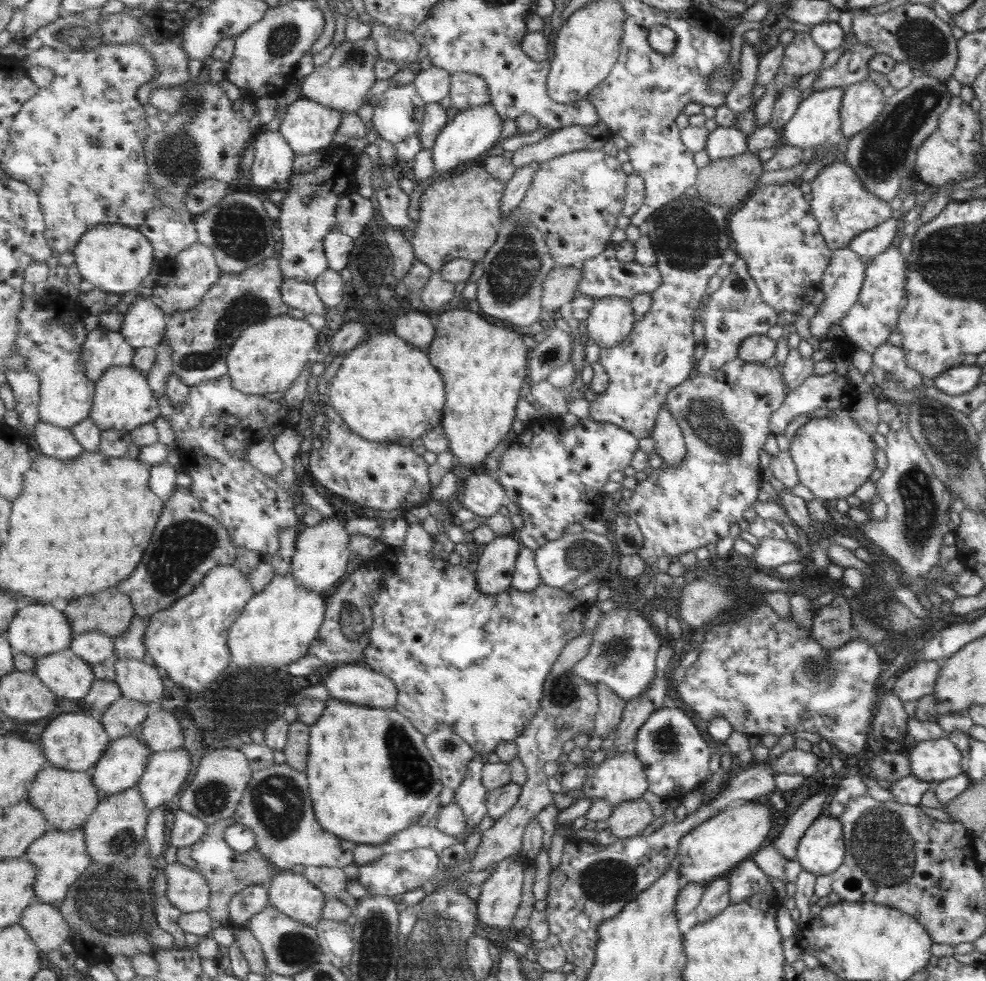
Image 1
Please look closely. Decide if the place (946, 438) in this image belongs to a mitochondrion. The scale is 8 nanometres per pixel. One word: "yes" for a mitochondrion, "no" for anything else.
yes

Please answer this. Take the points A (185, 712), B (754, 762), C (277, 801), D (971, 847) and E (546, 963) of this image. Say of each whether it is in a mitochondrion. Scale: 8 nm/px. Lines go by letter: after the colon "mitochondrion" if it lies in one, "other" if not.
A: other
B: other
C: mitochondrion
D: other
E: other

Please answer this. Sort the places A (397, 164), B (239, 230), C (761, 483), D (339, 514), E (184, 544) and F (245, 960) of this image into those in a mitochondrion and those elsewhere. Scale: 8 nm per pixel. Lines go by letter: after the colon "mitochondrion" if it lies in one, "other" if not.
A: other
B: mitochondrion
C: other
D: other
E: mitochondrion
F: other

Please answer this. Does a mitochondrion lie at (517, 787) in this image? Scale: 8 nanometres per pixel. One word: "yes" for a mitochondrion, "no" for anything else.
no

